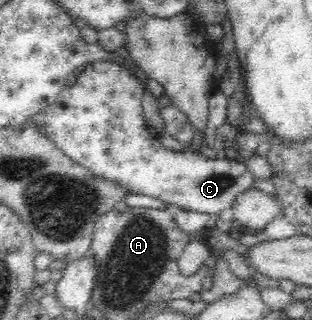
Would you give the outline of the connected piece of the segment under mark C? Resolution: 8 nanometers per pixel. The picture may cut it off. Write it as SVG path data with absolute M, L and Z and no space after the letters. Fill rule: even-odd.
M100 60L85 65L73 87L65 88L61 99L46 107L43 122L47 128L46 137L53 142L57 150L70 157L75 163L86 167L91 173L109 181L116 181L126 191L137 195L149 195L161 199L165 205L183 211L198 211L209 215L219 215L216 227L227 231L225 223L237 195L255 187L254 175L243 162L237 160L210 159L197 152L186 150L173 152L165 148L152 133L148 131L142 108L144 86L137 80L130 69L115 62Z

